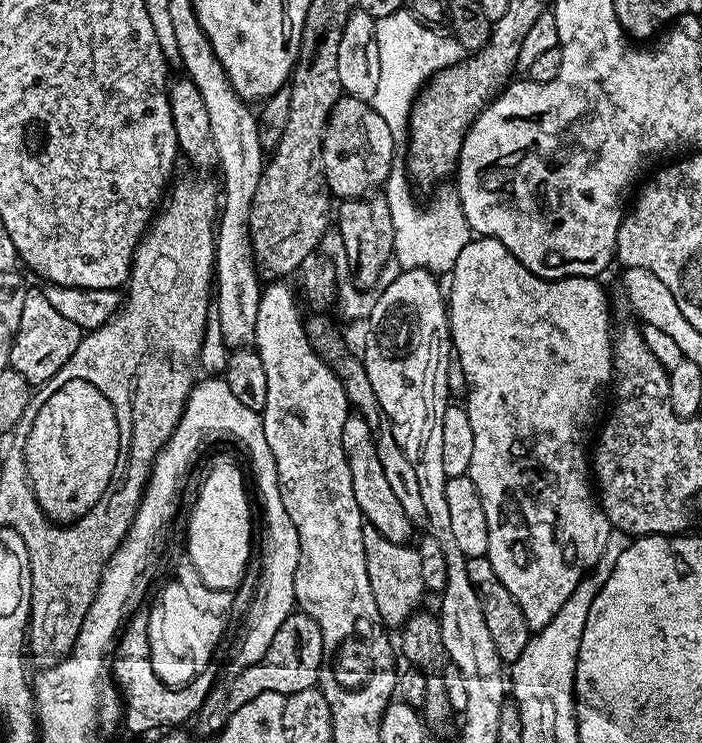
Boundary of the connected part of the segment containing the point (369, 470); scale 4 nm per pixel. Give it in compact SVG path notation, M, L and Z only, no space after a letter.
M350 414L346 426L342 426L342 450L350 466L350 482L354 486L354 498L360 507L360 513L371 527L377 528L386 538L399 544L409 543L413 538L414 526L406 516L406 510L398 503L397 496L382 471L382 462L378 458L374 429L359 414Z

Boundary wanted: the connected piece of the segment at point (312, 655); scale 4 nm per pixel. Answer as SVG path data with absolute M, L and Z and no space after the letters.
M296 610L282 622L278 627L278 632L274 635L274 640L270 643L263 657L249 663L246 668L234 677L229 690L229 709L241 708L246 702L258 698L258 694L263 692L277 692L284 697L298 694L298 690L310 690L320 683L320 670L324 667L324 651L322 650L322 630L318 630L318 622L310 618L305 612Z

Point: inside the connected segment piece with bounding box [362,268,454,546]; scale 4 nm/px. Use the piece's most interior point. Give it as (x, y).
(406, 353)

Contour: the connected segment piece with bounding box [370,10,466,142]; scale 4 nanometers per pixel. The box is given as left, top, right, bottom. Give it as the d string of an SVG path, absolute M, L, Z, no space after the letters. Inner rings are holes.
M407 10L390 14L375 23L381 69L378 88L370 103L392 133L393 141L400 142L405 139L408 131L408 116L412 113L412 104L420 95L421 88L437 72L464 59L466 53L464 47L451 34L444 33L443 36L442 33L436 32L440 30L421 22Z

